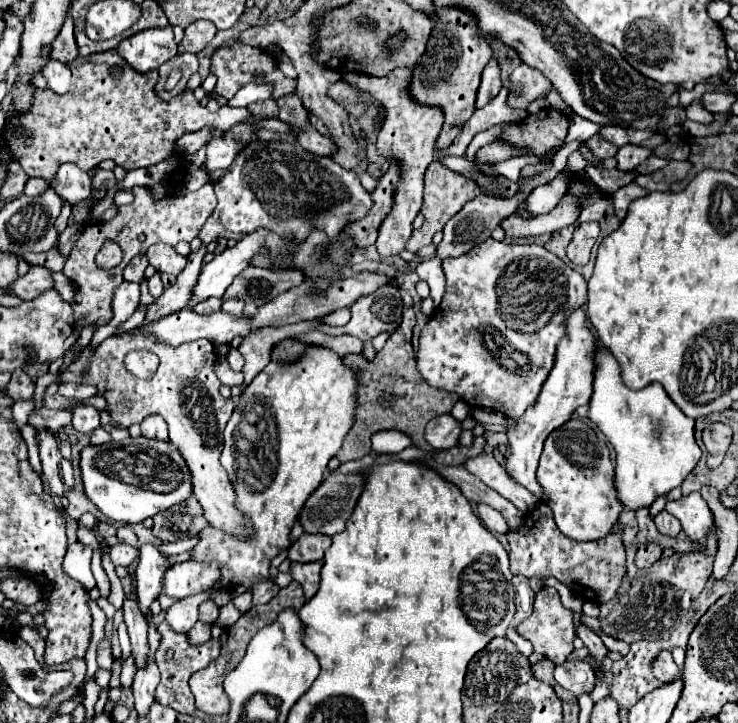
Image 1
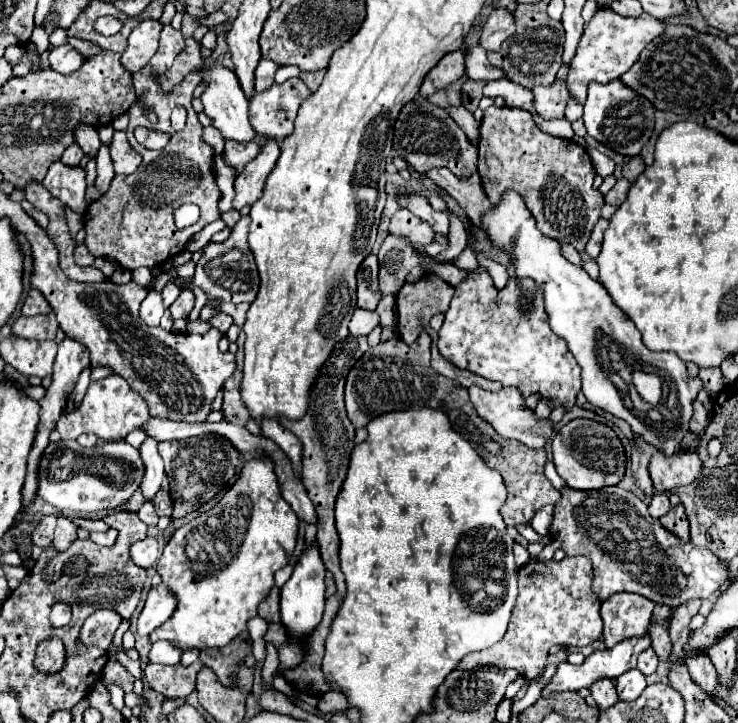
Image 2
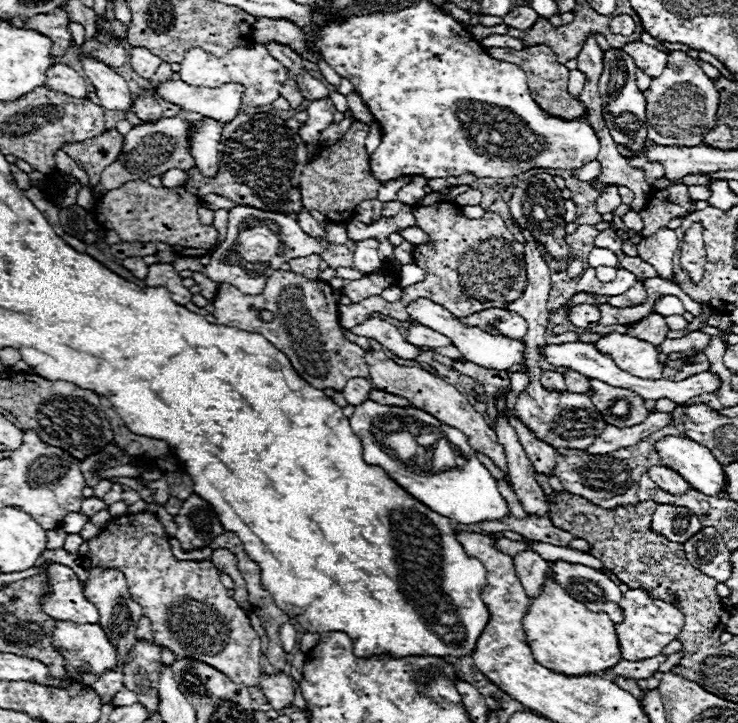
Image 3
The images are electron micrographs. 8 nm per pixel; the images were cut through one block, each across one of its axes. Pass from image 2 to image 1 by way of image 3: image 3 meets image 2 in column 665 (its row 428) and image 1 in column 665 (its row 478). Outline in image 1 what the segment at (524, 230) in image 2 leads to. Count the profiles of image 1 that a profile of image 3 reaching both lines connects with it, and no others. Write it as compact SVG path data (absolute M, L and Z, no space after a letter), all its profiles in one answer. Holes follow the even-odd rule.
M604 346L598 348L600 350L594 354L596 372L594 394L590 400L590 420L602 430L616 450L616 498L626 510L636 512L652 506L656 498L678 488L684 482L684 476L696 468L700 448L694 440L694 420L680 412L658 382L648 384L642 390L626 388L620 380L618 362Z

